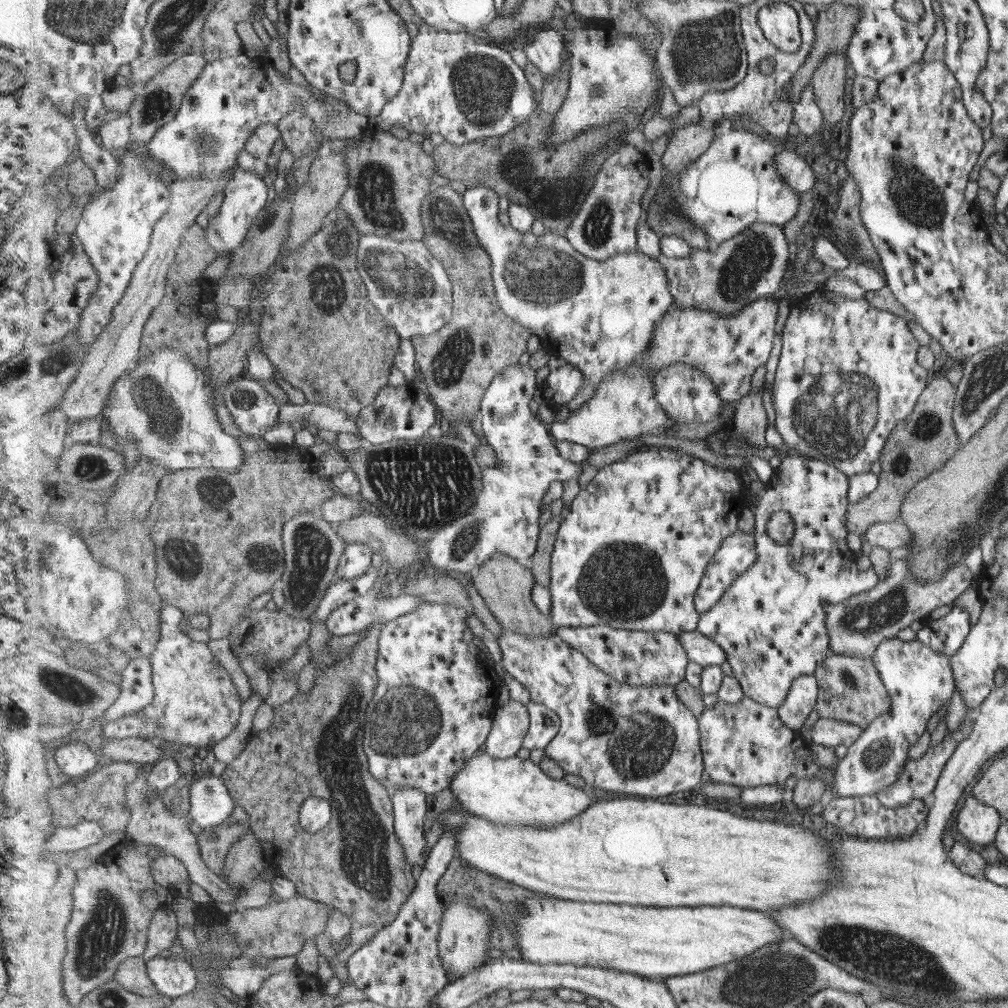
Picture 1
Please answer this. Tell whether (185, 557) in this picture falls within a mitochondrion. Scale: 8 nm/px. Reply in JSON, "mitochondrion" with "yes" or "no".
{"mitochondrion":"yes"}

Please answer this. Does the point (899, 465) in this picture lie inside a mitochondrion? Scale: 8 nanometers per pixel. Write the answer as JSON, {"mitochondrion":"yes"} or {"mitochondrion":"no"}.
{"mitochondrion":"yes"}

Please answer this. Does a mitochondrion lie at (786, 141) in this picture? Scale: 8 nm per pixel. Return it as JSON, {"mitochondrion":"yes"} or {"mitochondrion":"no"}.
{"mitochondrion":"no"}

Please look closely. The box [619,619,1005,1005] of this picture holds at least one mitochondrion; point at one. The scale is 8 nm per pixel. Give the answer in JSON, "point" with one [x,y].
{"point":[902,962]}

